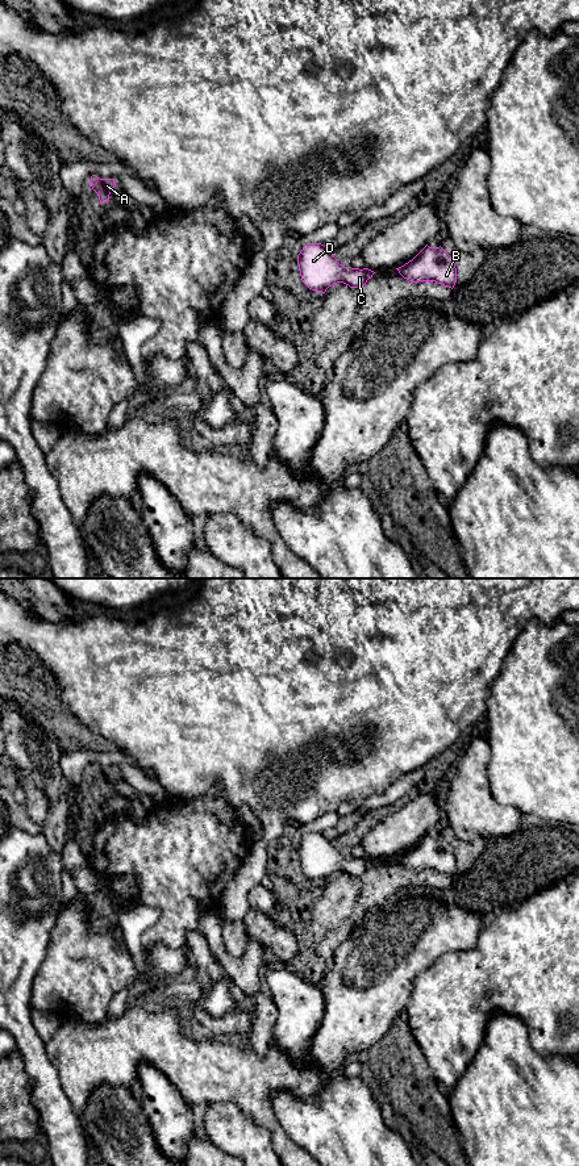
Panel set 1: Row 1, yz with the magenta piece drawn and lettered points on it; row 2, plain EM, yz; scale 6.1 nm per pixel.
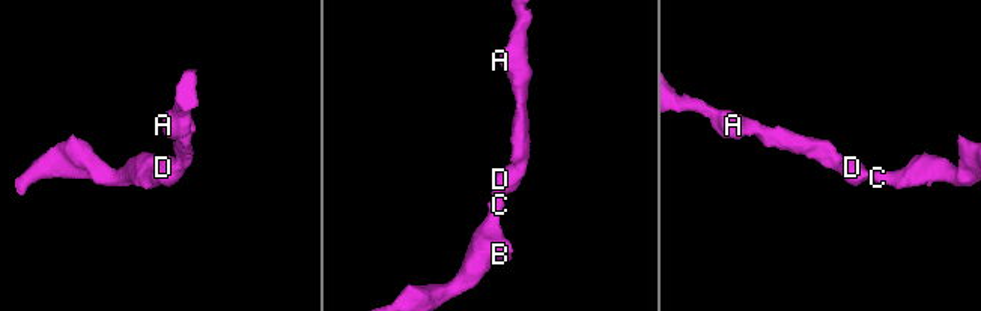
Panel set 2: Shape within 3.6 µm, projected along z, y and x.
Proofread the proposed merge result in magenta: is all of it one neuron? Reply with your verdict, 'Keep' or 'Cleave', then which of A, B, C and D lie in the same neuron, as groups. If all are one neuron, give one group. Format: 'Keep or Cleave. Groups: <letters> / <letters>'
Keep. Groups: A B C D

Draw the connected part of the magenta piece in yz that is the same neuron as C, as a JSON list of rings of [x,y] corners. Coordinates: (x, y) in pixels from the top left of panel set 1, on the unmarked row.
[[[307,832],[297,844],[297,853],[303,872],[309,878],[322,882],[337,872],[361,877],[375,862],[368,857],[343,856],[321,832]]]

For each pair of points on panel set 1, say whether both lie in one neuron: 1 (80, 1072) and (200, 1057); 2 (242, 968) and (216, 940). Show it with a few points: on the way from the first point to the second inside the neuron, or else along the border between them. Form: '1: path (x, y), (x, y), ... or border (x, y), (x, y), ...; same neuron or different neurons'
1: path (111, 1052), (170, 1050); same neuron
2: path (233, 966), (217, 949); same neuron

